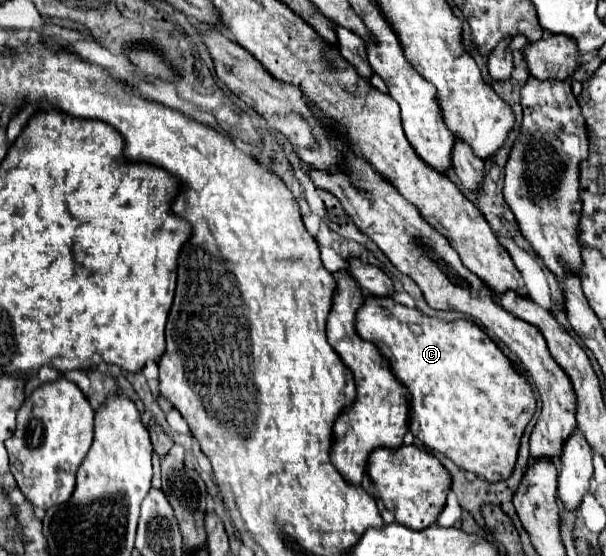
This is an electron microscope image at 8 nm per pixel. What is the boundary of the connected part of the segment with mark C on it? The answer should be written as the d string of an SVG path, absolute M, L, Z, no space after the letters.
M367 296L363 306L357 310L357 334L369 342L373 342L391 362L391 370L393 374L409 388L409 392L413 394L413 400L411 400L411 414L409 414L409 430L413 436L417 436L423 444L427 444L429 448L445 454L447 458L451 458L459 468L463 470L469 470L469 472L475 472L477 476L483 476L487 482L501 482L501 480L507 480L515 468L515 462L517 462L517 450L519 450L519 442L521 442L521 436L523 436L523 430L525 426L529 424L529 420L533 418L535 414L535 406L537 406L537 400L535 400L535 394L533 394L533 388L529 386L527 378L523 374L519 374L515 370L515 366L511 364L511 360L499 350L499 346L475 324L471 322L465 322L465 320L455 320L455 322L445 322L445 320L437 320L437 318L429 318L425 314L421 314L419 310L411 310L407 306L401 306L397 304L393 298L381 298L381 296Z

